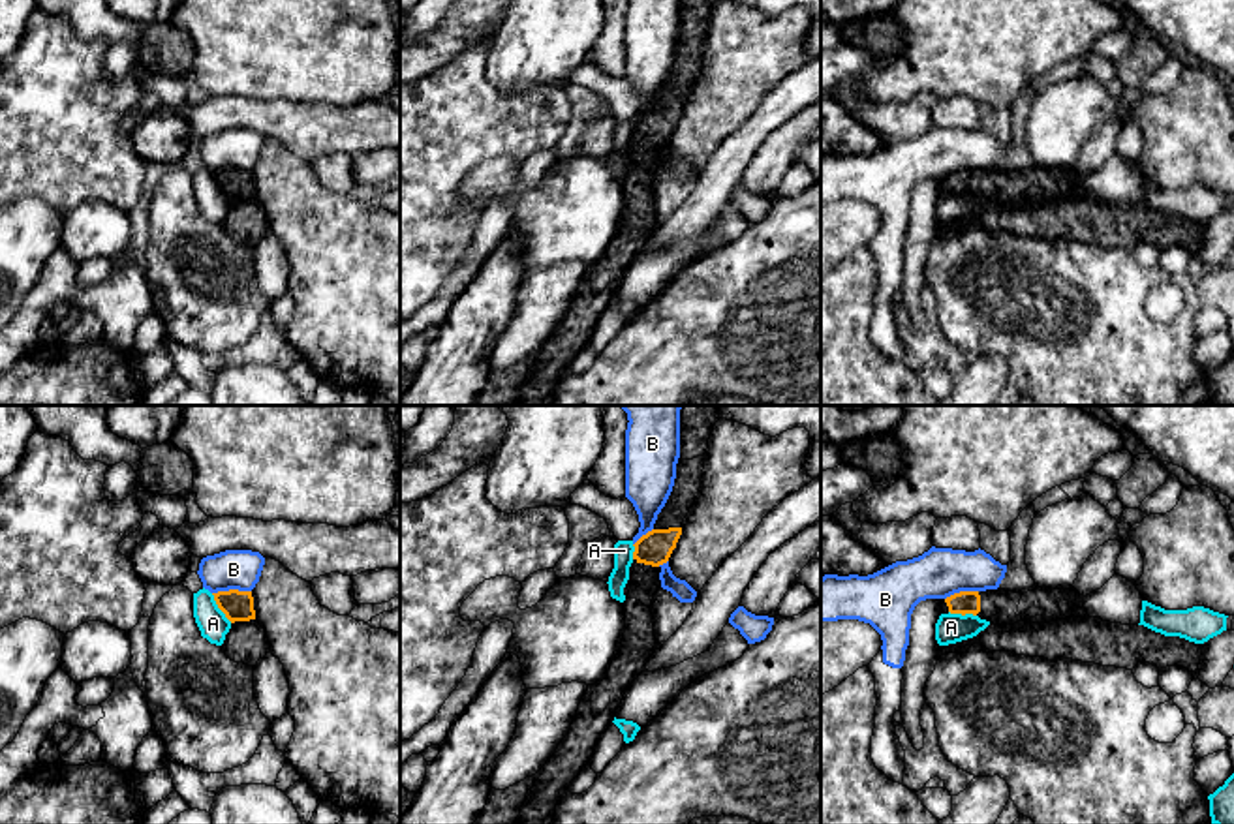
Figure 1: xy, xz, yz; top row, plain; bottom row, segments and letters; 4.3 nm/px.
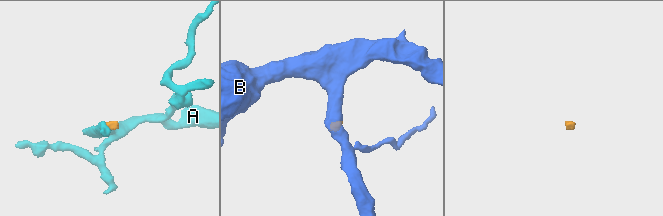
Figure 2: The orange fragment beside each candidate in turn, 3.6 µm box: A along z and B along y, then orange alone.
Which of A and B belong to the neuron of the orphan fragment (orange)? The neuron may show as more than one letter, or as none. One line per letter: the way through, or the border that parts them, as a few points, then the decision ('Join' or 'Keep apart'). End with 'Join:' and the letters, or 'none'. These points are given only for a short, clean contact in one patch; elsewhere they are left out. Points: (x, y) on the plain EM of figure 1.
A: Boundary: xy (211, 173), (216, 186), (231, 201). Keep apart
B: Boundary: xy (250, 169), (218, 169), (213, 173). Keep apart
Join: none

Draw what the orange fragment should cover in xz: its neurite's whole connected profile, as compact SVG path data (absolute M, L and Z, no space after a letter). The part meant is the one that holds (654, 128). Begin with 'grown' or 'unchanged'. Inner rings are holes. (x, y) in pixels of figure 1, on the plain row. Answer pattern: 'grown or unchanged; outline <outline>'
grown; outline M680 0L680 38L672 71L657 94L654 109L633 126L629 173L625 175L625 212L618 235L603 261L588 265L571 310L550 340L533 355L532 374L520 387L515 405L550 405L556 385L567 375L571 360L588 343L601 313L612 304L614 293L629 265L646 248L659 221L654 216L650 186L661 169L661 145L669 141L682 114L682 101L701 68L704 32L717 0Z

